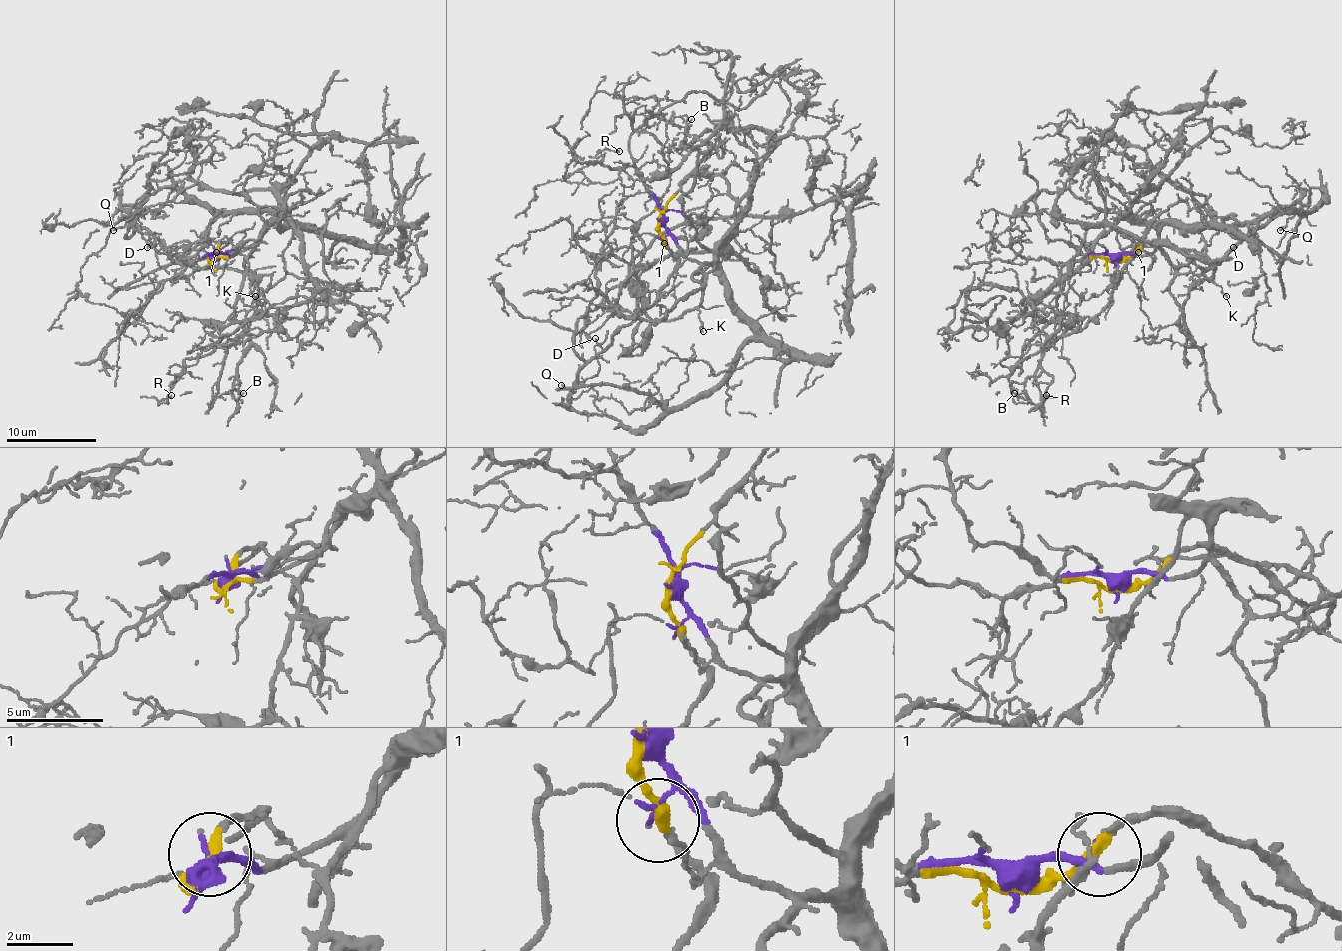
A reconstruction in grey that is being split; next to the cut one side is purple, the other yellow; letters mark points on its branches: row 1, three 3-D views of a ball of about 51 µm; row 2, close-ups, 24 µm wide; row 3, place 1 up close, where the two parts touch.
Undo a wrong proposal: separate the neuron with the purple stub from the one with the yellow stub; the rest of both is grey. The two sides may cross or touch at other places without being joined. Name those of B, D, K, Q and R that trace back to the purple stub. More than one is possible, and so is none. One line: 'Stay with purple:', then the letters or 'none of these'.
Stay with purple: B, K, Q, R

